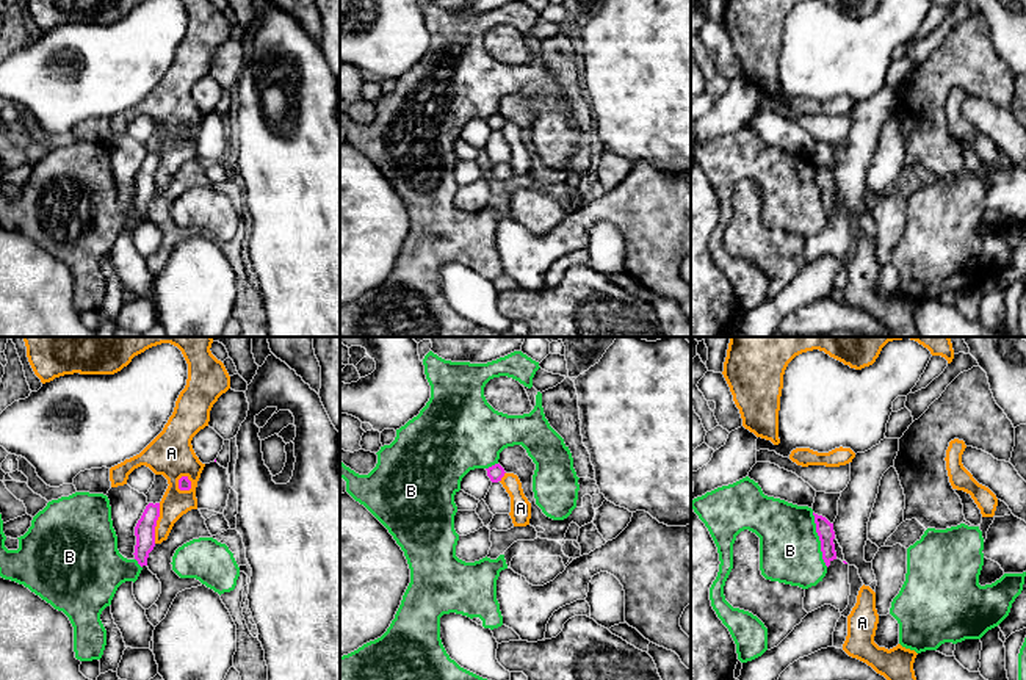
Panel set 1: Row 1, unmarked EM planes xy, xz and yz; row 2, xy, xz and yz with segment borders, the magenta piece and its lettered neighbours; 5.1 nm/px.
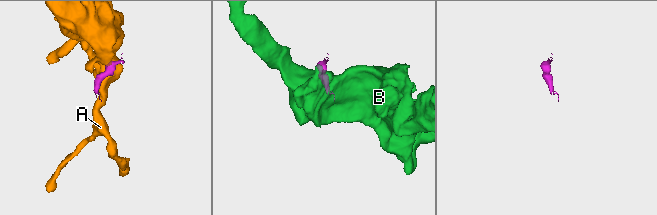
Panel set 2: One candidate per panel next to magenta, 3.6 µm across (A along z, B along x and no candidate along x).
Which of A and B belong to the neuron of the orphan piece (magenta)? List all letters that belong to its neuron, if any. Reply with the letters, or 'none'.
none

